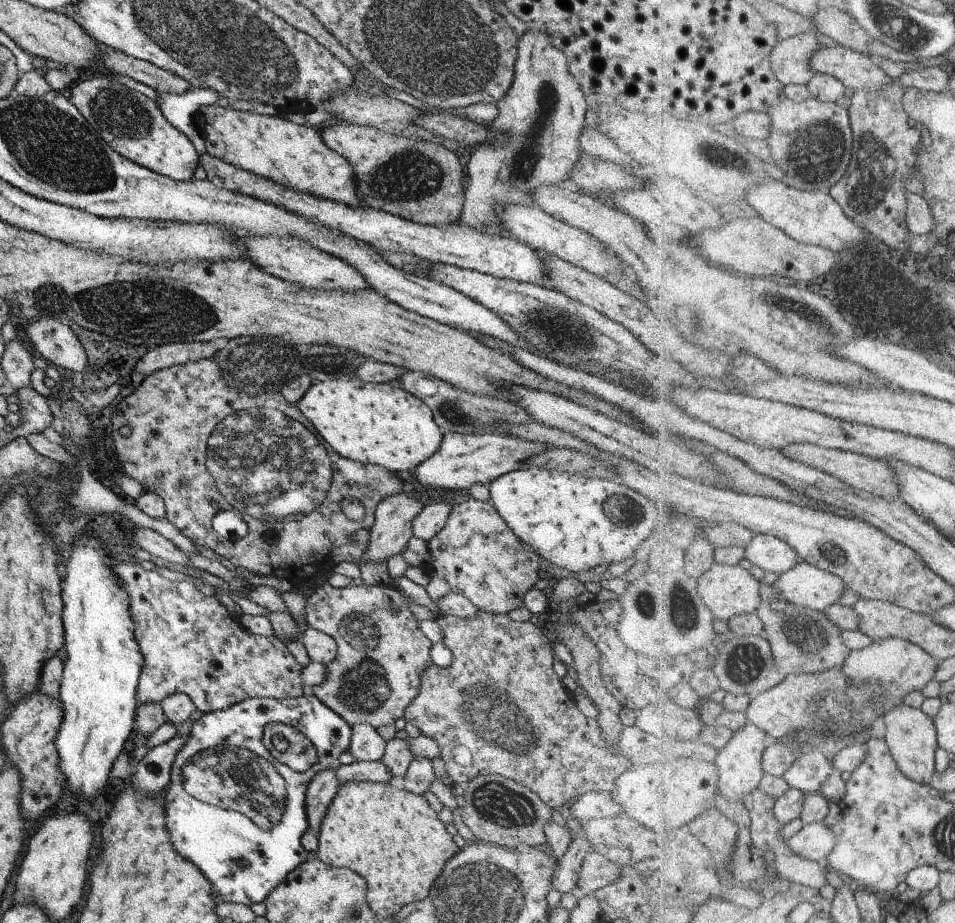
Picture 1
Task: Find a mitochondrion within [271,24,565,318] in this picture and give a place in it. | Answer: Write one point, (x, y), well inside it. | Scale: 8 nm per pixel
(412, 175)

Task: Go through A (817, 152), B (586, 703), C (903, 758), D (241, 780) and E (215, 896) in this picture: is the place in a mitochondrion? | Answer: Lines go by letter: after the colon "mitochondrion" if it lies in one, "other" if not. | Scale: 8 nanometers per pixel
A: mitochondrion
B: other
C: other
D: mitochondrion
E: other

